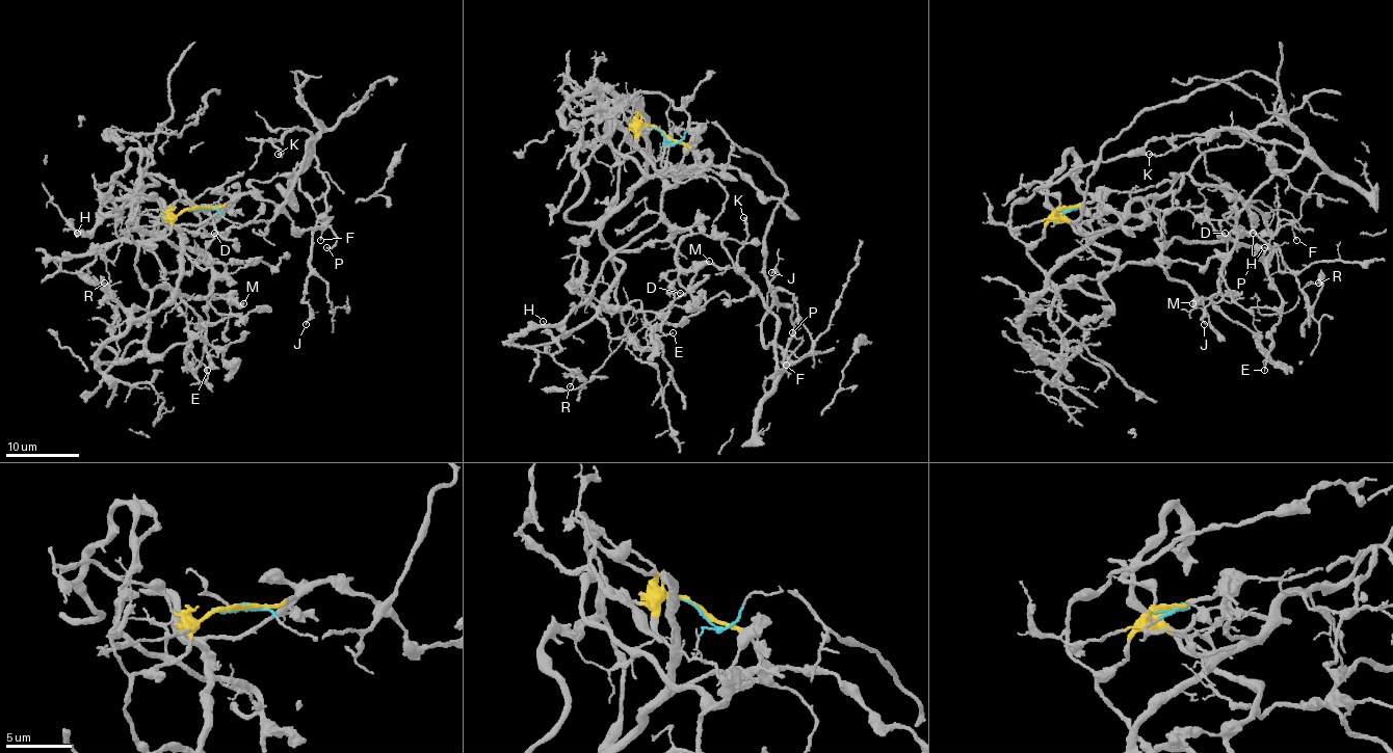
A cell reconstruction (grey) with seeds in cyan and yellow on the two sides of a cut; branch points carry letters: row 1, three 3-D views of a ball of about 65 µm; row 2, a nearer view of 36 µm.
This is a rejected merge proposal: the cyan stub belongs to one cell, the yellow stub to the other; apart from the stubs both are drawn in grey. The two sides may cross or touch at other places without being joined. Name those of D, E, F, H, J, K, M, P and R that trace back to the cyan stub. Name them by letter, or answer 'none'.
F, J, K, P

